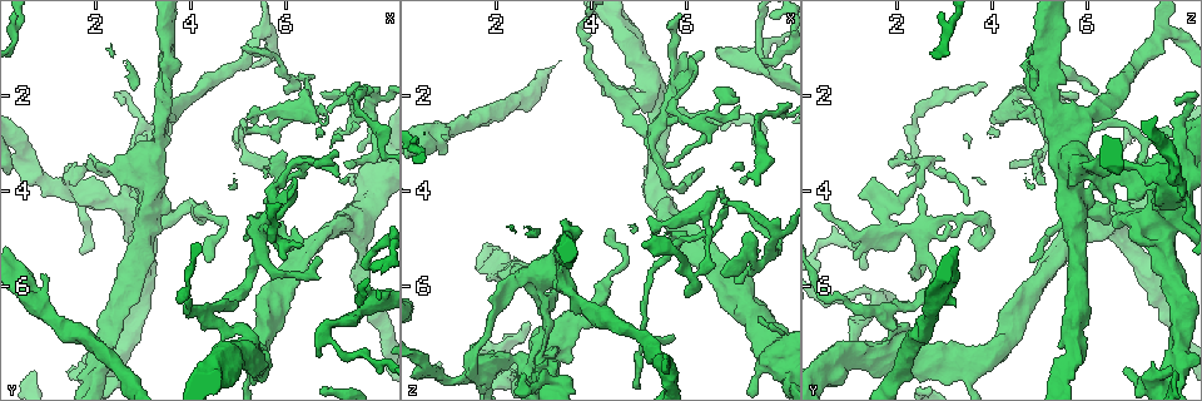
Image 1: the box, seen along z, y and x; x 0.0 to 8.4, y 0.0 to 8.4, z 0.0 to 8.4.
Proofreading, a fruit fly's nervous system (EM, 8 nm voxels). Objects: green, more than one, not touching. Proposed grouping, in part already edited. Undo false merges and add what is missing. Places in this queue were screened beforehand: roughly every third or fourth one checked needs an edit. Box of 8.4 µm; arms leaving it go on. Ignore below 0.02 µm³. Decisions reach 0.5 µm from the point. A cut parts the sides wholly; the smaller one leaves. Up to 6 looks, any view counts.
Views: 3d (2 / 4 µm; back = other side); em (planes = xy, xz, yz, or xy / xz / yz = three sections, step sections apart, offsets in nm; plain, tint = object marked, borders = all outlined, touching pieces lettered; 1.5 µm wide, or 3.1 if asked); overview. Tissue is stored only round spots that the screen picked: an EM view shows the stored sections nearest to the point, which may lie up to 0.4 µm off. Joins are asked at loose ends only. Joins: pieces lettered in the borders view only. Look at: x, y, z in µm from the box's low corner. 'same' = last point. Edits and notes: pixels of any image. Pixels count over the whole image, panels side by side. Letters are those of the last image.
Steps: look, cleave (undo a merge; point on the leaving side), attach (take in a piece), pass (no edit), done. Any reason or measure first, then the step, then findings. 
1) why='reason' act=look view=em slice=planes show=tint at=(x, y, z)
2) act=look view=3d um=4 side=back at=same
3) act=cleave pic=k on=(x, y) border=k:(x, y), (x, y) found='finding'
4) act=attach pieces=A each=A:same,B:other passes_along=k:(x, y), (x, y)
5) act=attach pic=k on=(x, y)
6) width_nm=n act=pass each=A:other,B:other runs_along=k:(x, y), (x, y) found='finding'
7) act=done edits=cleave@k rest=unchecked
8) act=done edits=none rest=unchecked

why='branch stops here' act=look view=em slice=planes show=borders at=(6.75, 7.50, 1.25)

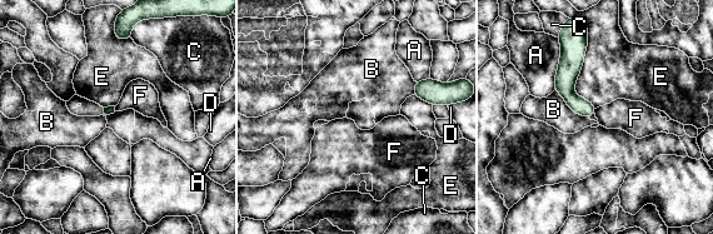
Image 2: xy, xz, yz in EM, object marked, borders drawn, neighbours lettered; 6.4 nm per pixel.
act=pass each=A:other,B:other,C:other,D:other,E:other,F:other runs_along=2:(581, 46), (568, 93), (591, 113) found='none of them fits'

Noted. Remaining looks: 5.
why='abrupt turn' act=look view=em slice=xz step=8 show=borders at=(6.40, 3.35, 2.65)

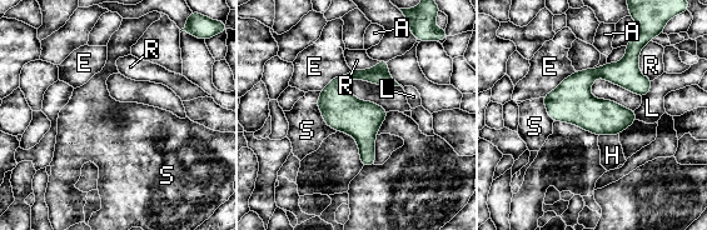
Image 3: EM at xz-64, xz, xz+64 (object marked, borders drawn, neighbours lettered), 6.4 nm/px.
act=pass each=A:other,E:other,H:other,L:other,R:other,S:other border=3:(315, 104), (323, 120), (338, 130) found='one neuron here'

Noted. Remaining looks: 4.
why='an open end' act=look view=3d um=4 at=(7.05, 2.75, 5.90)

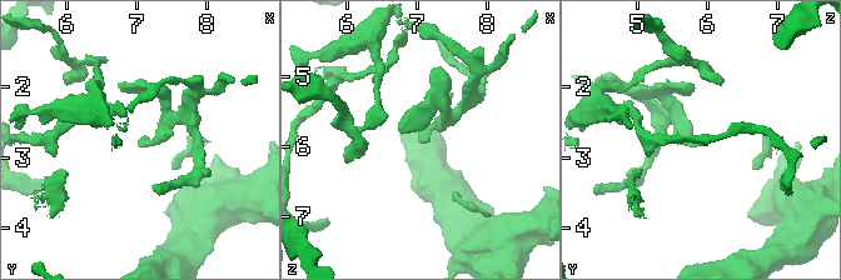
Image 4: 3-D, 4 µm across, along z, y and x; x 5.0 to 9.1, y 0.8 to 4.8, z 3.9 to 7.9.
act=look view=em slice=xz step=4 show=plain at=(7.00, 2.75, 5.95)

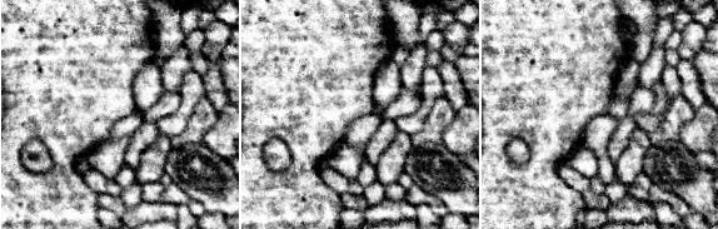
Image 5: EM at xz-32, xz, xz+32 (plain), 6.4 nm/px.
why='what lies round it' act=look view=em slice=xz step=4 show=borders at=same

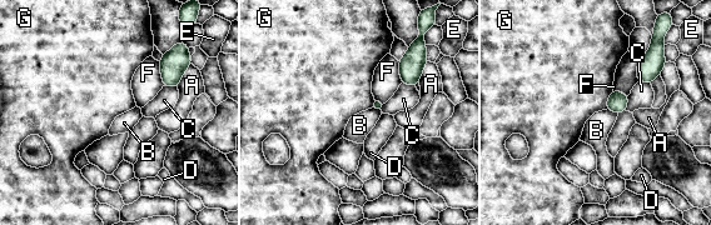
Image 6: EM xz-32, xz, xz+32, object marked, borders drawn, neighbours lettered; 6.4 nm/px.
longest_contact=A:180nm act=pass each=A:other,B:other,C:other,D:other,E:other,F:other,G:other border=6:(606, 109), (617, 114) found='none of them fits'

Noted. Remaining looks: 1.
act=done edits=none rest=unchecked

